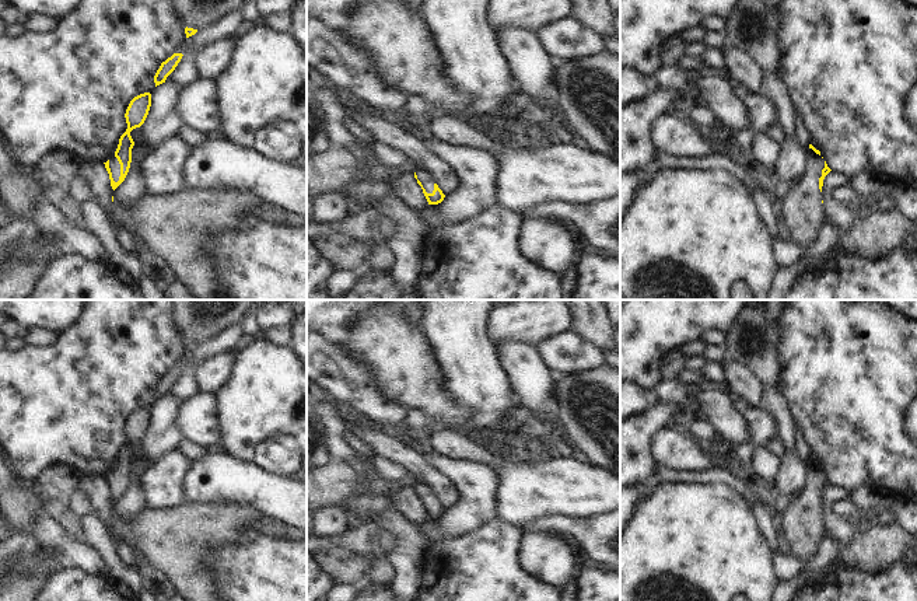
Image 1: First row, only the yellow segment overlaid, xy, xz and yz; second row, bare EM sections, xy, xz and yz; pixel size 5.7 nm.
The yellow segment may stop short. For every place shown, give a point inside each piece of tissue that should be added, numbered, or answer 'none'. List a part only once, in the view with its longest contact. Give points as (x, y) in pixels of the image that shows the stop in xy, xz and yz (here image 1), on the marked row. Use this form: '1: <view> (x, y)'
1: xy (114, 164)

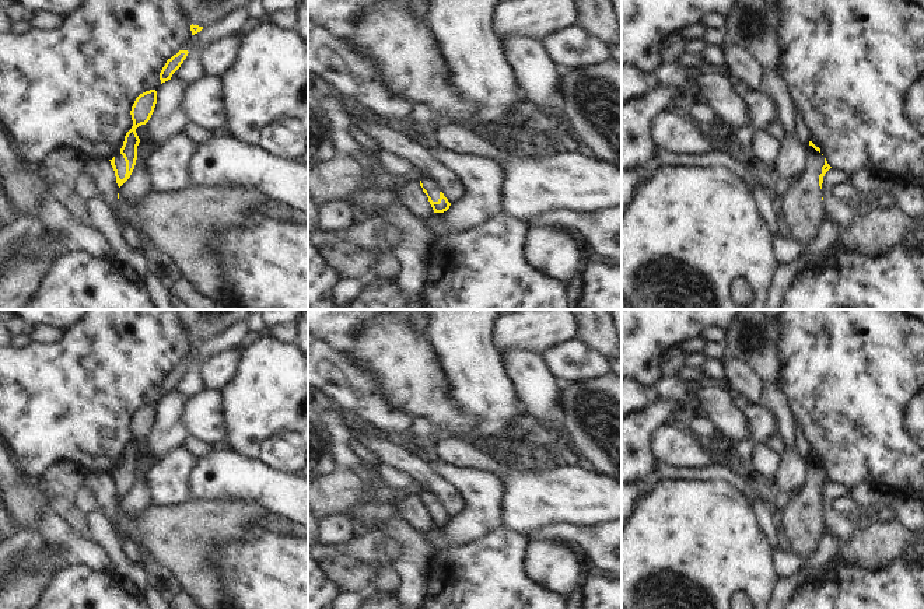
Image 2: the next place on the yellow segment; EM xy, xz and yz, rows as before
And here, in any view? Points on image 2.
1: xy (119, 161)

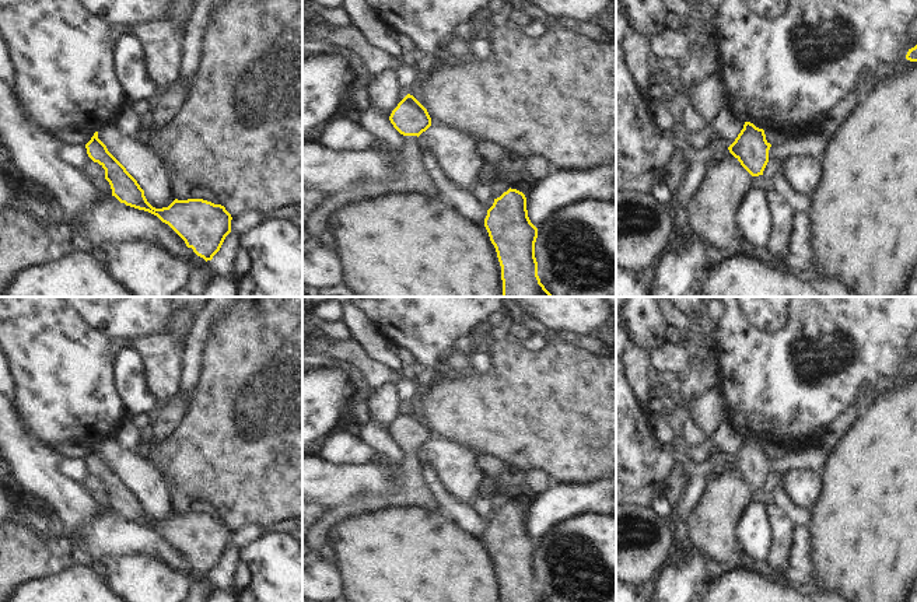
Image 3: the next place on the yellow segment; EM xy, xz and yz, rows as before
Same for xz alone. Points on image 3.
1: xz (415, 178)

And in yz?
1: yz (815, 143)

